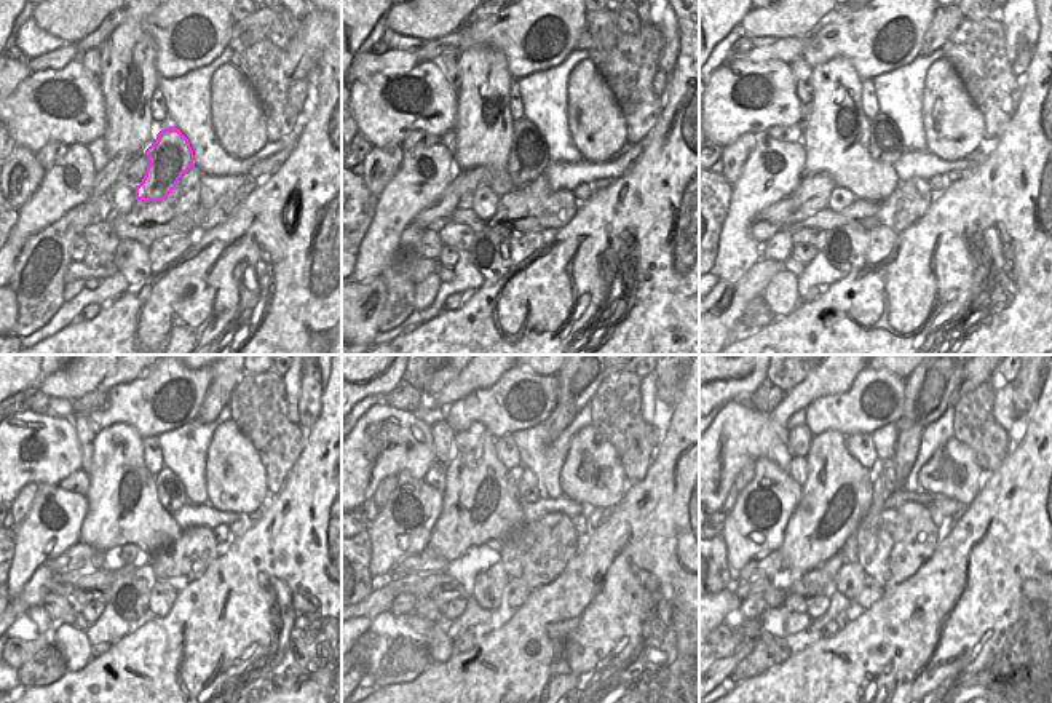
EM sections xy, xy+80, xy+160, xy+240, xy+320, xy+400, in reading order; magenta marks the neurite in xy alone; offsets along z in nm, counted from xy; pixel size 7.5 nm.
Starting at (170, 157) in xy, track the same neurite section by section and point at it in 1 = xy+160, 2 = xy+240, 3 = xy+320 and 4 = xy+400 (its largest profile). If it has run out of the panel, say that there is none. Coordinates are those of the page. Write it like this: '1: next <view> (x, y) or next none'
1: next xy+160 (886, 146)
2: next xy+240 (170, 489)
3: next xy+320 (529, 489)
4: next xy+400 (889, 467)

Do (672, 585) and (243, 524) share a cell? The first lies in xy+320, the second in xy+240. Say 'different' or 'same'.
different

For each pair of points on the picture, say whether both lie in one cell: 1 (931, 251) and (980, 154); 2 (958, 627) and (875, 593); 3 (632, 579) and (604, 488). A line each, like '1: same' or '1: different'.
1: different
2: different
3: different

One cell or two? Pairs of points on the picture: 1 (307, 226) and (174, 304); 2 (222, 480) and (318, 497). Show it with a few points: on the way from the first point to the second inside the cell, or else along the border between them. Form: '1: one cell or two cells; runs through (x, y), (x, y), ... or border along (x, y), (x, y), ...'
1: one cell; runs through (273, 256), (261, 256), (208, 294)
2: two cells; border along (270, 497), (257, 515)

